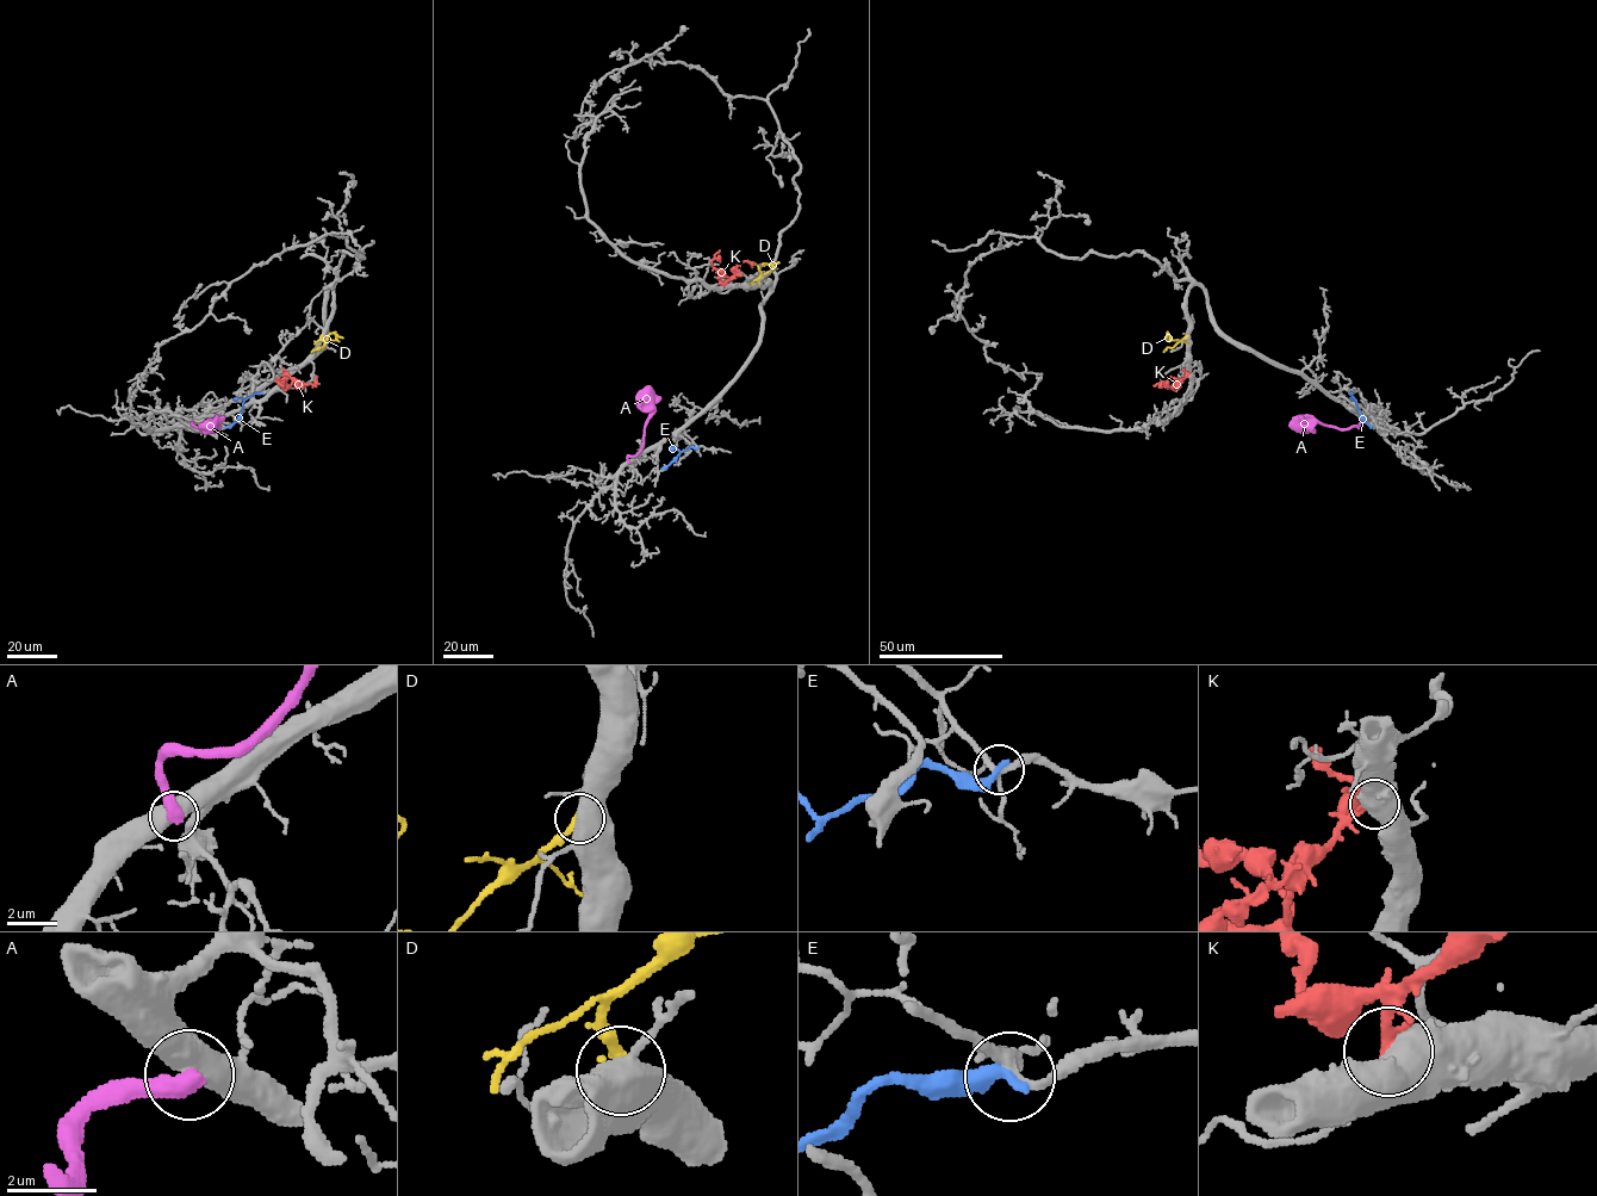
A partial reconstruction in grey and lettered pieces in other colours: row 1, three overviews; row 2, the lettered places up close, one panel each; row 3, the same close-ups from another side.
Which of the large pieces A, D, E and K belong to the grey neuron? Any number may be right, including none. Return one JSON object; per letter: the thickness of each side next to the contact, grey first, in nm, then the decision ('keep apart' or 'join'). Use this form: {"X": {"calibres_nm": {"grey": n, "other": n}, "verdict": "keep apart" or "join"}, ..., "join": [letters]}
{"A": {"calibres_nm": {"grey": 550, "other": 500}, "verdict": "keep apart"}, "D": {"calibres_nm": {"grey": 750, "other": 300}, "verdict": "keep apart"}, "E": {"calibres_nm": {"grey": 220, "other": 360}, "verdict": "keep apart"}, "K": {"calibres_nm": {"grey": 750, "other": 300}, "verdict": "keep apart"}, "join": []}

